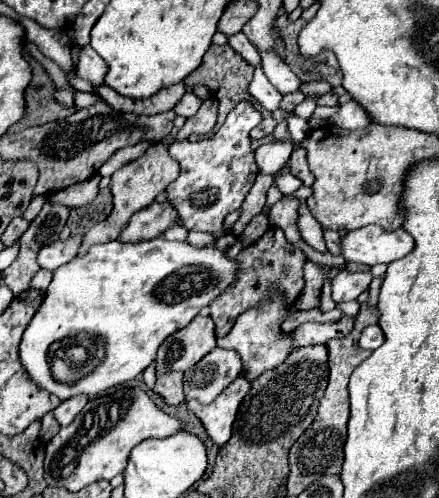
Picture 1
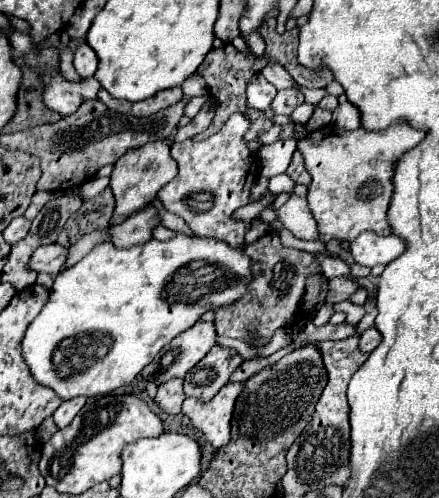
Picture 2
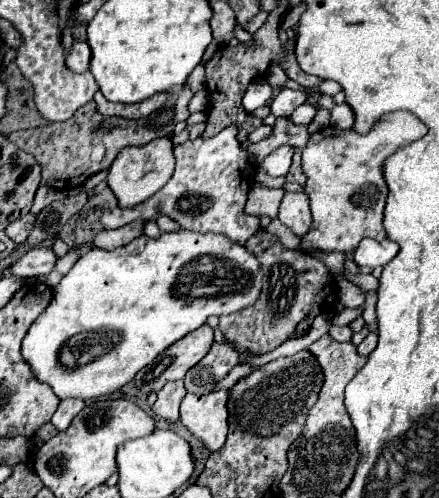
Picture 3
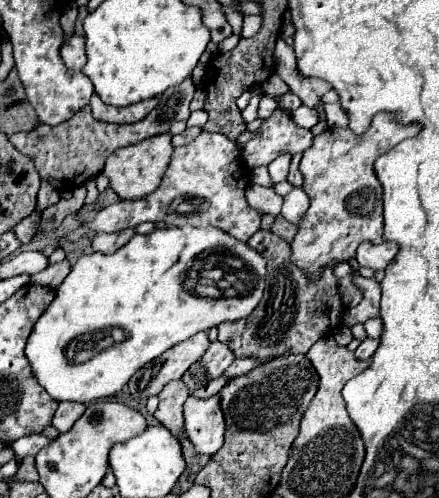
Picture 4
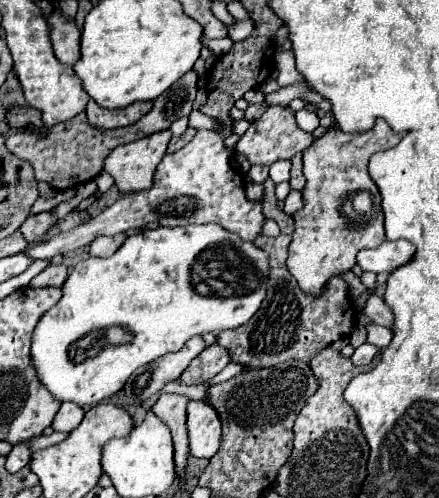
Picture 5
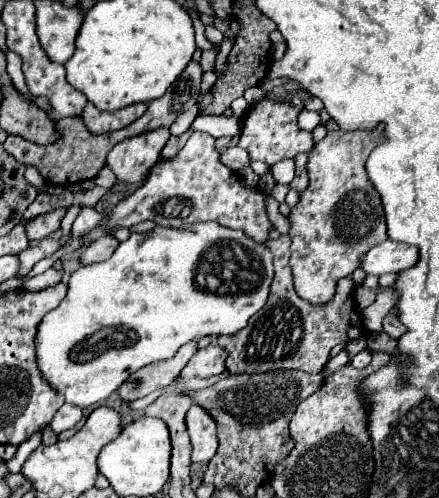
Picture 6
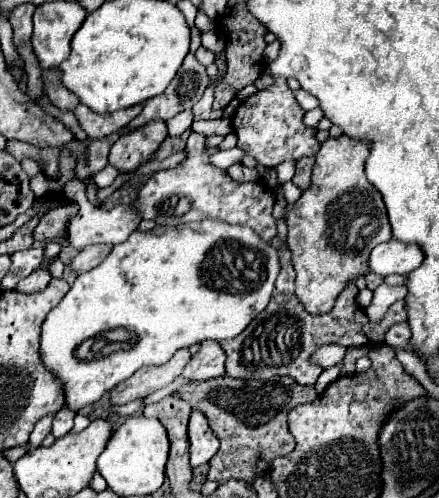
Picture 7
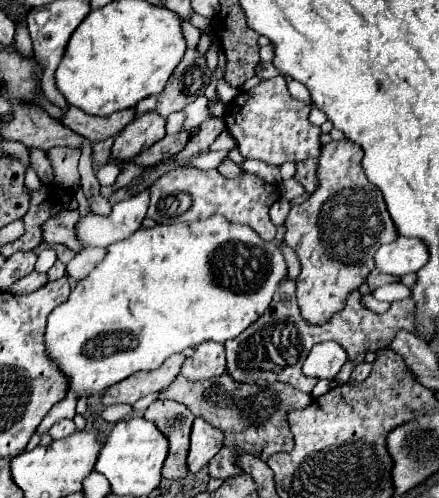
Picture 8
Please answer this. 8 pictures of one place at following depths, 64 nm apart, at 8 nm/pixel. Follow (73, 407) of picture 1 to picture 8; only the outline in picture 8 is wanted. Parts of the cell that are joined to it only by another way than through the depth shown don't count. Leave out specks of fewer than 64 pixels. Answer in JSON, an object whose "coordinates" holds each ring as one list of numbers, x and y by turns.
{"coordinates":[[60,420,50,428,48,434,52,436,52,440,60,440,60,438,66,438,66,436,70,436,74,432,76,432,76,424,72,420]]}

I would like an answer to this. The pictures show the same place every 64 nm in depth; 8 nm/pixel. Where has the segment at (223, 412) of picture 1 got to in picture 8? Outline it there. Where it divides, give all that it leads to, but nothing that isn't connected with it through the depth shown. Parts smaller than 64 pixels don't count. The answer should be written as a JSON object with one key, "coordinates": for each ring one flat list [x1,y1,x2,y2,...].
{"coordinates":[[196,418,192,426,192,436,190,436,190,450,188,450,188,470,198,472,204,468,224,446,224,434,210,426,206,420]]}

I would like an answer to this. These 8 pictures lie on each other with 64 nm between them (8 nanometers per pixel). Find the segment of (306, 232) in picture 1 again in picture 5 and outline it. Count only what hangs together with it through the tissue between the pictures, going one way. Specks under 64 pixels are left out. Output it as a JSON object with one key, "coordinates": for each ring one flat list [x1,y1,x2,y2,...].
{"coordinates":[[292,190,292,192,288,194,288,198,284,200,284,212,292,216,298,208,302,208,302,194,300,194,298,190]]}

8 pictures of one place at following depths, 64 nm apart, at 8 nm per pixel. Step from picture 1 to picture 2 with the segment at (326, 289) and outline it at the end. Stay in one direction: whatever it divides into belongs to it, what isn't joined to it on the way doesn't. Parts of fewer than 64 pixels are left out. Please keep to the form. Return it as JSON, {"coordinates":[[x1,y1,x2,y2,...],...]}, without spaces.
{"coordinates":[[325,302,315,313,312,321,316,326,322,326,329,322,334,312,334,307,331,306,331,303]]}

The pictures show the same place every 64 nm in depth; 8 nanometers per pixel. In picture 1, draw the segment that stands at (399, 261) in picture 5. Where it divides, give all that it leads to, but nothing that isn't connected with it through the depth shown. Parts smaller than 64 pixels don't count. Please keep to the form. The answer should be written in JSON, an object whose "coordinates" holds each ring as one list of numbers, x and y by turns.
{"coordinates":[[364,226,348,232,342,242,342,256,348,262,360,262,366,266,390,264,406,256,414,248,414,240,402,228,384,232,380,226]]}

